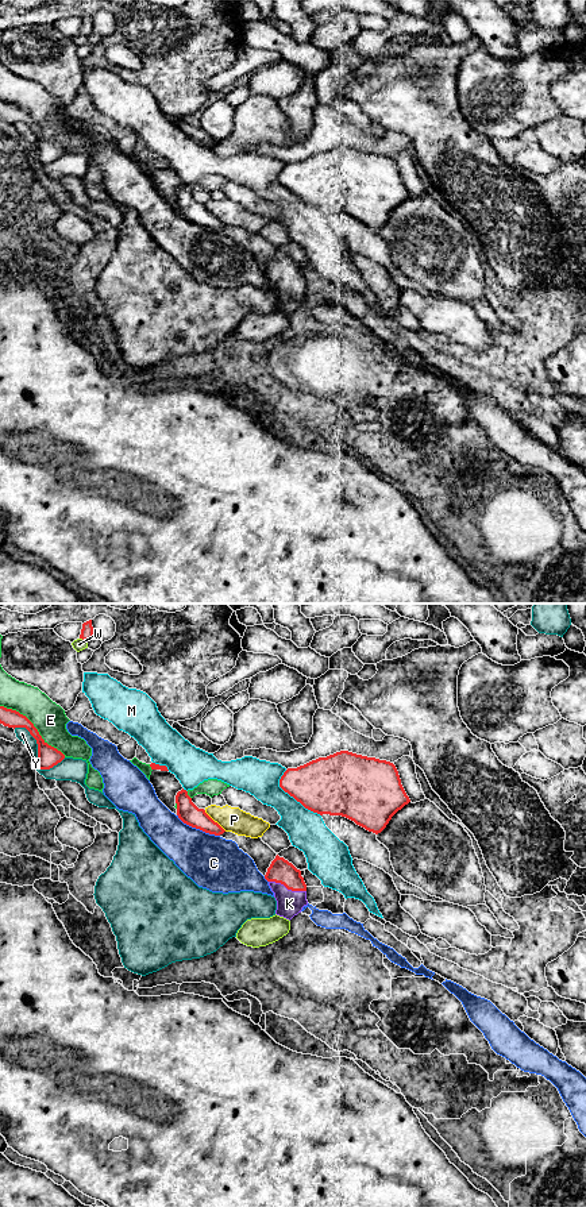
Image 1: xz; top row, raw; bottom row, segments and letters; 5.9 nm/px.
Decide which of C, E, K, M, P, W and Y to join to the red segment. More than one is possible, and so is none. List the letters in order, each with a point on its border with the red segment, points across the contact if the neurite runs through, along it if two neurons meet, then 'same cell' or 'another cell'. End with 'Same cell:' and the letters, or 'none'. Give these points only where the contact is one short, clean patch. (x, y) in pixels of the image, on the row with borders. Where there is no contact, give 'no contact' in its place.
C: meets red in xz at (197, 828); another cell
E: meets red in xz at (34, 727); another cell
K: meets red in xz at (288, 889); runs through xz (281, 871), (288, 889), (289, 903); same cell
M: meets red in xz at (292, 795); another cell
P: meets red in xz at (214, 821); another cell
W: meets red in xz at (83, 639); another cell
Y: meets red in xz at (34, 737); another cell
Same cell: K

